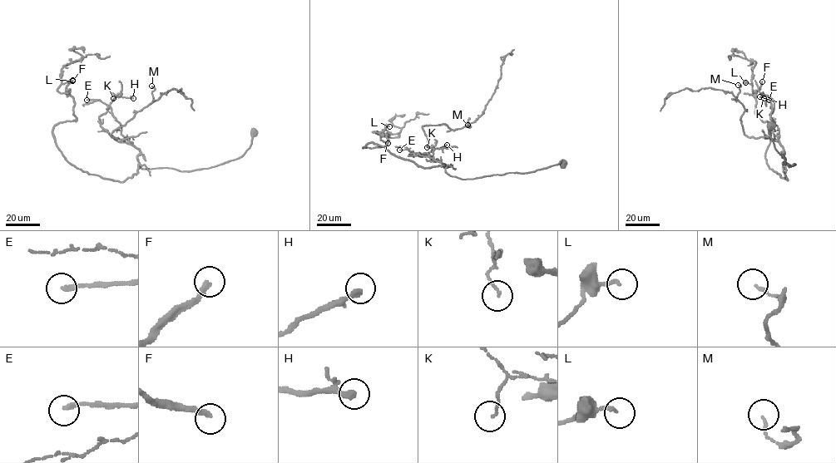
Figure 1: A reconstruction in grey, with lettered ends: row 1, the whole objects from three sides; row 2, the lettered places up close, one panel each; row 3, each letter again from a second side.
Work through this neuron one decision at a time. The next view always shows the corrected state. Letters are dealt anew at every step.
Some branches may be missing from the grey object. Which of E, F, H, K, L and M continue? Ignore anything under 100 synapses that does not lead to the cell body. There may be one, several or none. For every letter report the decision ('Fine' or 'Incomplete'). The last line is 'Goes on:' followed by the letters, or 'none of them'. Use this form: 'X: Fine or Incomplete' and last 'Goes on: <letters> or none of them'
E: Fine
F: Incomplete
H: Fine
K: Fine
L: Fine
M: Fine
Goes on: F

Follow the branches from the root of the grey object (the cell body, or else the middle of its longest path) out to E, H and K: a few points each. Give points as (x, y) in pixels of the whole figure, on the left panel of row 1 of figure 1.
E: (254, 133), (243, 155), (214, 166), (141, 169), (140, 150), (121, 134), (111, 108), (86, 100)
H: (254, 133), (243, 155), (214, 166), (141, 169), (140, 150), (117, 141), (99, 118), (116, 97), (133, 98)
K: (254, 133), (243, 155), (214, 166), (141, 169), (140, 150), (100, 125), (99, 116), (121, 96), (113, 98)

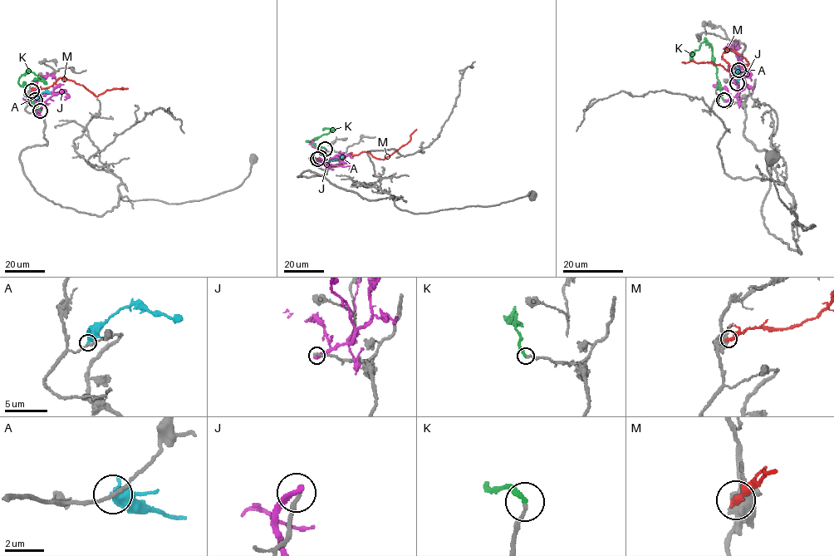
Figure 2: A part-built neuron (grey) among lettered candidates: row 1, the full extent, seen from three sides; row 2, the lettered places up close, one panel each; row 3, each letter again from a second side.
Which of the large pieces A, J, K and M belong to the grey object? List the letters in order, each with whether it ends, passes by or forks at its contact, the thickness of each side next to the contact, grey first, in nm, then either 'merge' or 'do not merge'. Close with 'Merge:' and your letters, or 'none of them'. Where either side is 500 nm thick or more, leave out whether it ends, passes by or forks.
A: it ends | 170/480 nm | do not merge
J: it ends | 280/400 nm | do not merge
K: it ends | 200/240 nm | merge
M: it ends | 280/360 nm | do not merge
Merge: K

